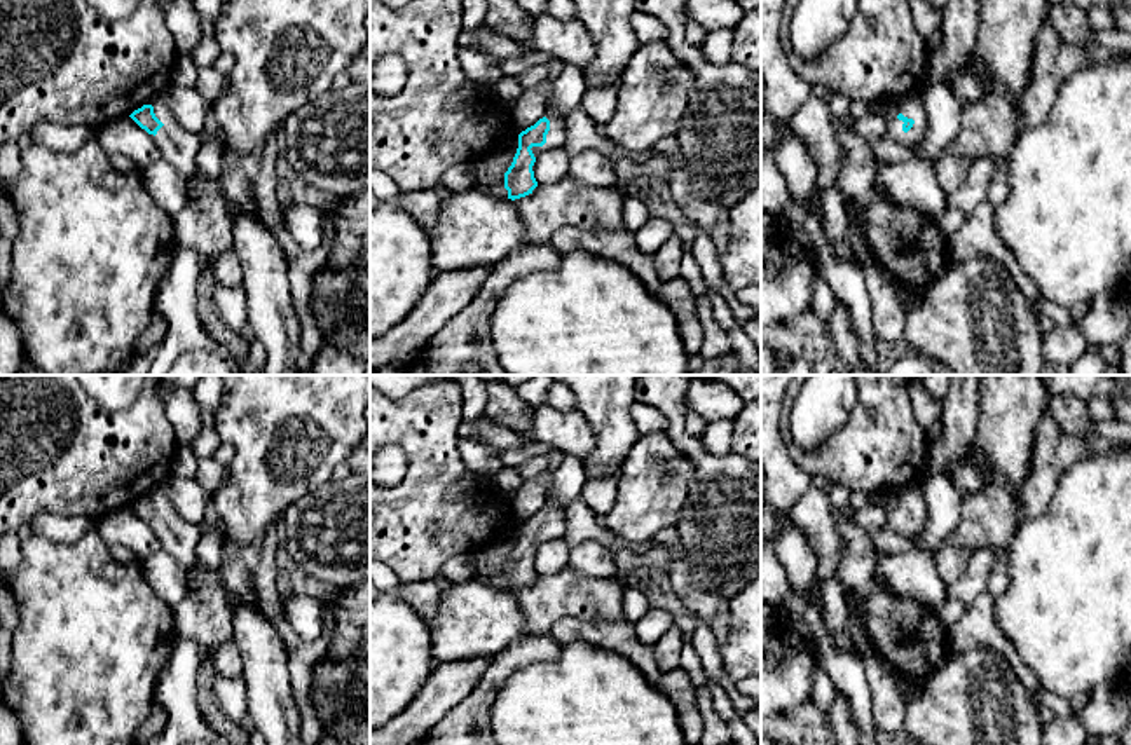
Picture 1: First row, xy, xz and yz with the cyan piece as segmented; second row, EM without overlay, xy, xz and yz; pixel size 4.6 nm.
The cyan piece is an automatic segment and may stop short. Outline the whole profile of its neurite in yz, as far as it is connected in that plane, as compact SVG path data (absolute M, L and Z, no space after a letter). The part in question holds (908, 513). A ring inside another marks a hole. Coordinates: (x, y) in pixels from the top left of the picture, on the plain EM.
M922 487L895 492L888 516L901 536L916 537L927 523L927 499Z

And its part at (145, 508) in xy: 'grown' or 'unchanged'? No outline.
grown

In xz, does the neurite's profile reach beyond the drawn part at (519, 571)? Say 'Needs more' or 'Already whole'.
Needs more

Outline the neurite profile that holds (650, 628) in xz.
M649 609L641 619L634 623L637 637L648 646L655 646L672 626L674 618L663 609Z

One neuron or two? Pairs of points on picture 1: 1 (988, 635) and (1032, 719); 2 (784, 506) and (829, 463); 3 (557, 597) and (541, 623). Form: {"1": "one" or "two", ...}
{"1": "two", "2": "two", "3": "one"}

